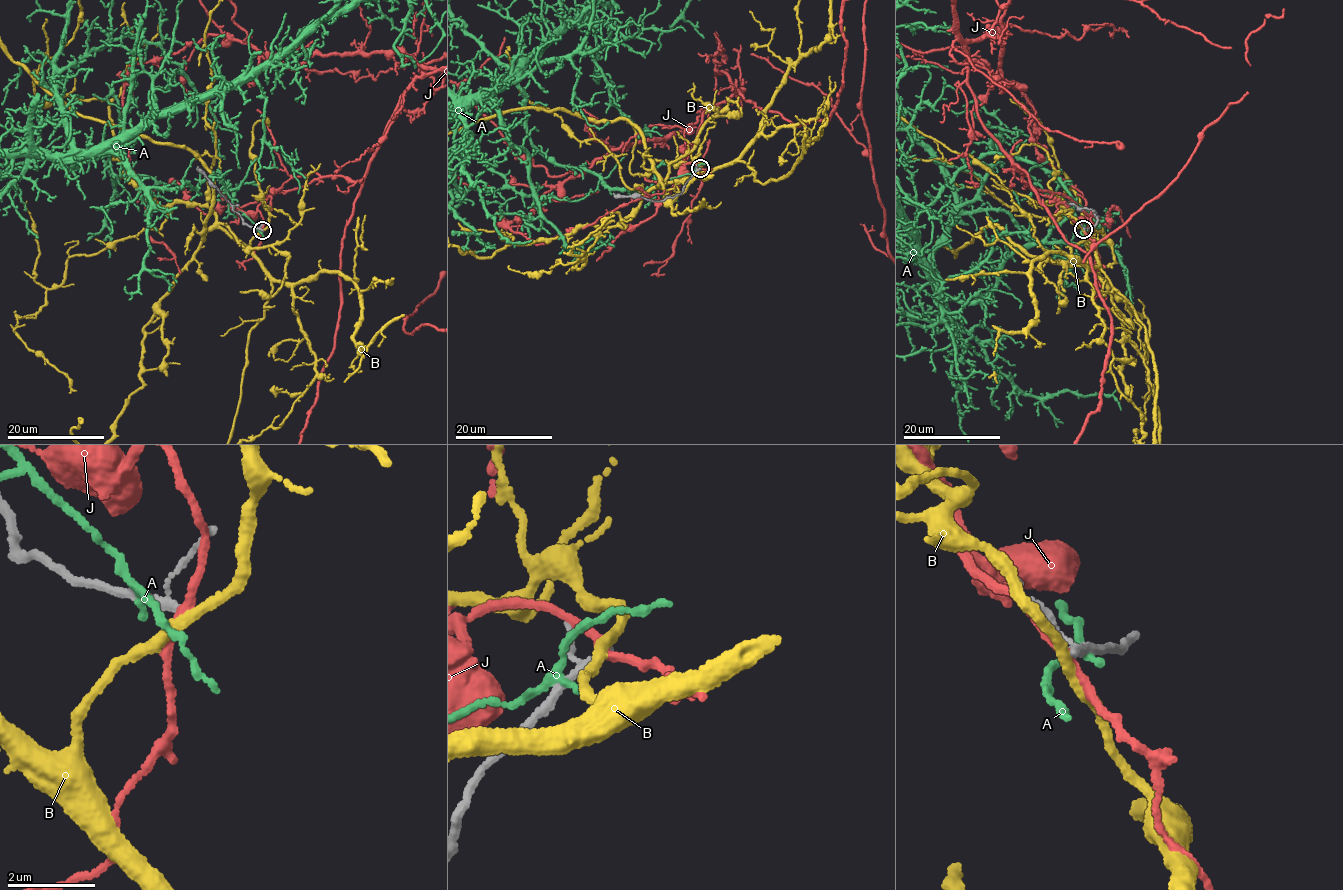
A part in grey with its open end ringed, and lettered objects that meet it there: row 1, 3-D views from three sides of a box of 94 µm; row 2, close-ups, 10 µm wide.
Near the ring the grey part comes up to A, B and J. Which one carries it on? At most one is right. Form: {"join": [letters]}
{"join": []}

